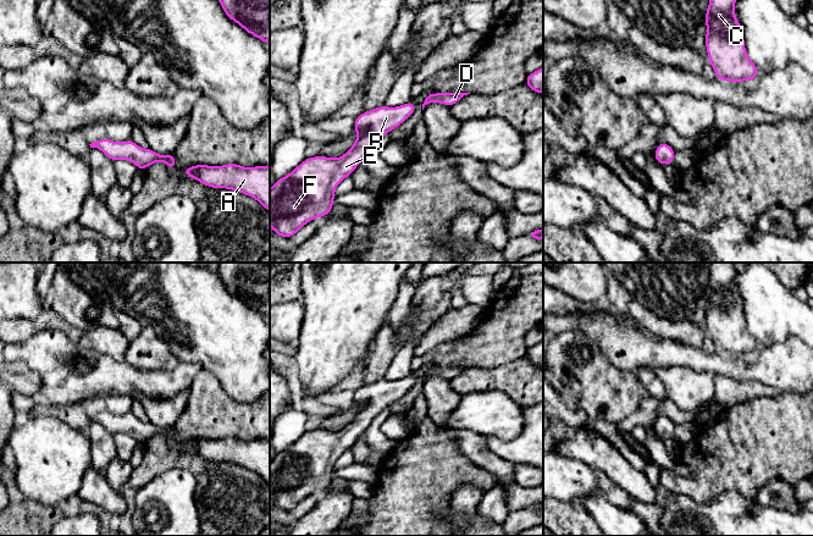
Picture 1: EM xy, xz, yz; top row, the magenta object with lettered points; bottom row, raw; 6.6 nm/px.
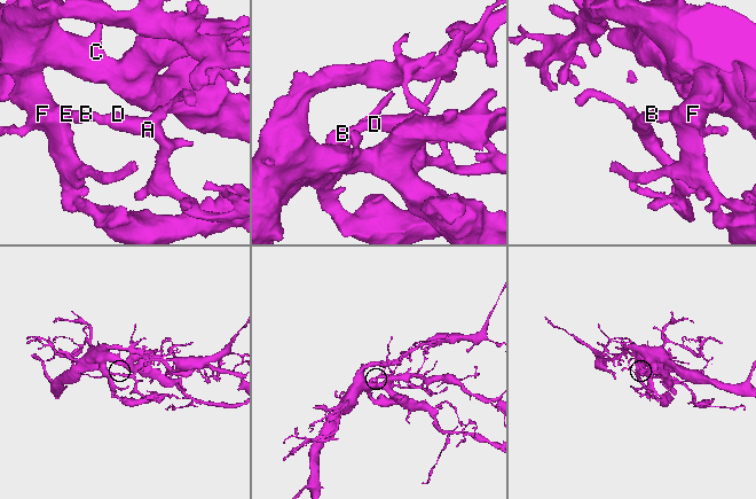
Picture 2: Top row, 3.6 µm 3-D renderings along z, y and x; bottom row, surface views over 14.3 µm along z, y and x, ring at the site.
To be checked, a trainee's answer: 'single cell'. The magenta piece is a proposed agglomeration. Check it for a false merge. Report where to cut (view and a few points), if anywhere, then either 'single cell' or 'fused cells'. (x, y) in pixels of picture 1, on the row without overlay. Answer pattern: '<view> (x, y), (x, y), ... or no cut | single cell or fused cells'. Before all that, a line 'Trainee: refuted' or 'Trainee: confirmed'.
Trainee: confirmed
no cut | single cell

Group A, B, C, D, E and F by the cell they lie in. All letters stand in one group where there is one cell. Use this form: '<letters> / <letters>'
A B C D E F

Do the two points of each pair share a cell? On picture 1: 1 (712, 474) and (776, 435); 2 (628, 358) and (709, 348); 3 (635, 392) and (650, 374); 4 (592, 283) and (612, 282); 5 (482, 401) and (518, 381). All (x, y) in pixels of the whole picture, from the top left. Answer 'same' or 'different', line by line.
1: same
2: different
3: different
4: different
5: different

